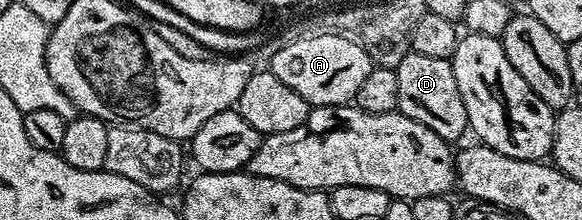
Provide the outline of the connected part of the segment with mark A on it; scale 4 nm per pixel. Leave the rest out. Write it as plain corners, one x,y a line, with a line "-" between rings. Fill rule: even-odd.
313,35
313,39
297,39
280,46
271,57
269,72
312,107
354,102
357,87
361,87
365,75
373,68
366,51
341,35

